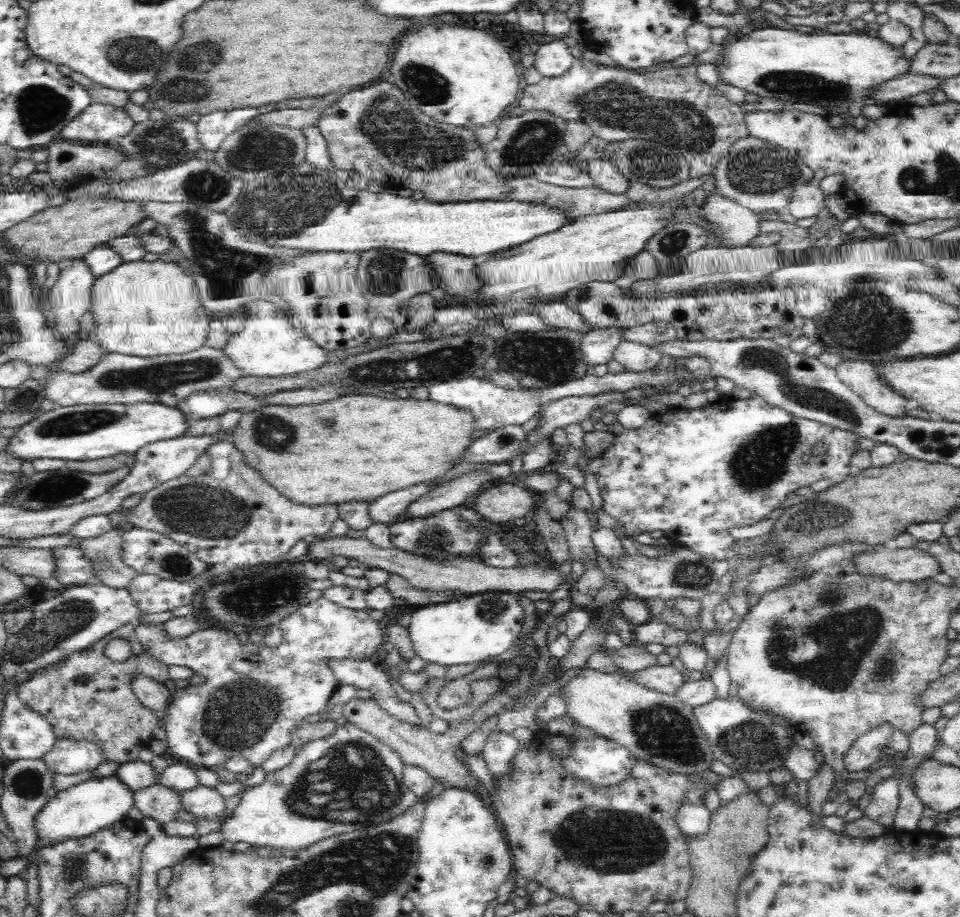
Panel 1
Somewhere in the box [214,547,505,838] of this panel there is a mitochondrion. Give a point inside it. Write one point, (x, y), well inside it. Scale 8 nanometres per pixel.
(351, 785)

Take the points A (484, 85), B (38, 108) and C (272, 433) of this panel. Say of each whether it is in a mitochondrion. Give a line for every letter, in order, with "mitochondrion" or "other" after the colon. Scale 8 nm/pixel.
A: other
B: mitochondrion
C: mitochondrion

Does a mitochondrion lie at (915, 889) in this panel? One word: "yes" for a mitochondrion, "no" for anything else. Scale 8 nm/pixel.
no

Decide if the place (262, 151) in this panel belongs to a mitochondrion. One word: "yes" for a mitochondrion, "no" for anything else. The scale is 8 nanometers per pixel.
yes

